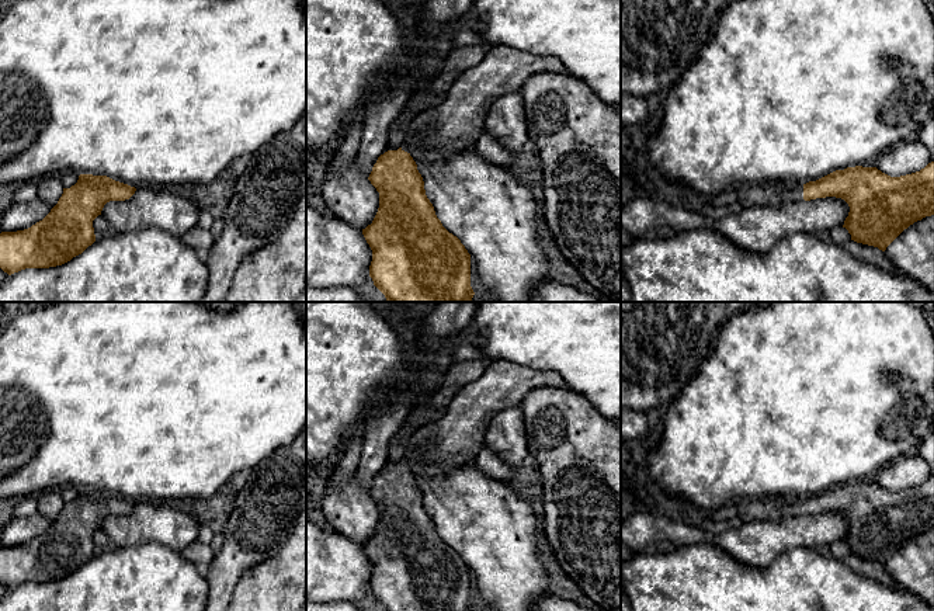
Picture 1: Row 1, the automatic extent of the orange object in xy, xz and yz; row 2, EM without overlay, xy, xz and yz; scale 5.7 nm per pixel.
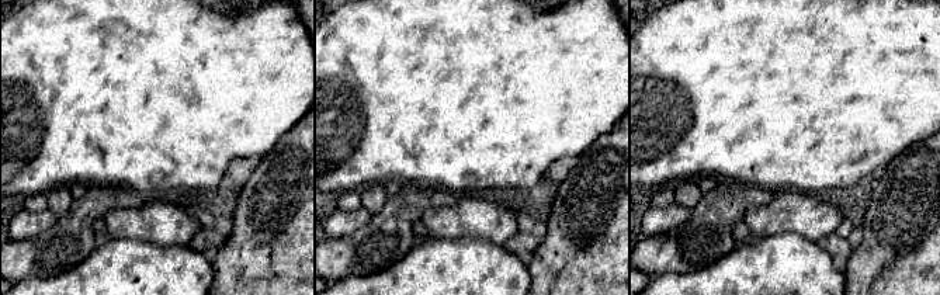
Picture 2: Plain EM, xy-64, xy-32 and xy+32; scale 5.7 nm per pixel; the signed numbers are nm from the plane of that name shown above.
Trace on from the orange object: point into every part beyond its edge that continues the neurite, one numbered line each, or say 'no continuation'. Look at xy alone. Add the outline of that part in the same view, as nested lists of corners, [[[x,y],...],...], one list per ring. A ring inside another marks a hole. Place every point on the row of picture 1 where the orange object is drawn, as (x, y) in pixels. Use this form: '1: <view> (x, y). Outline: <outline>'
no continuation

